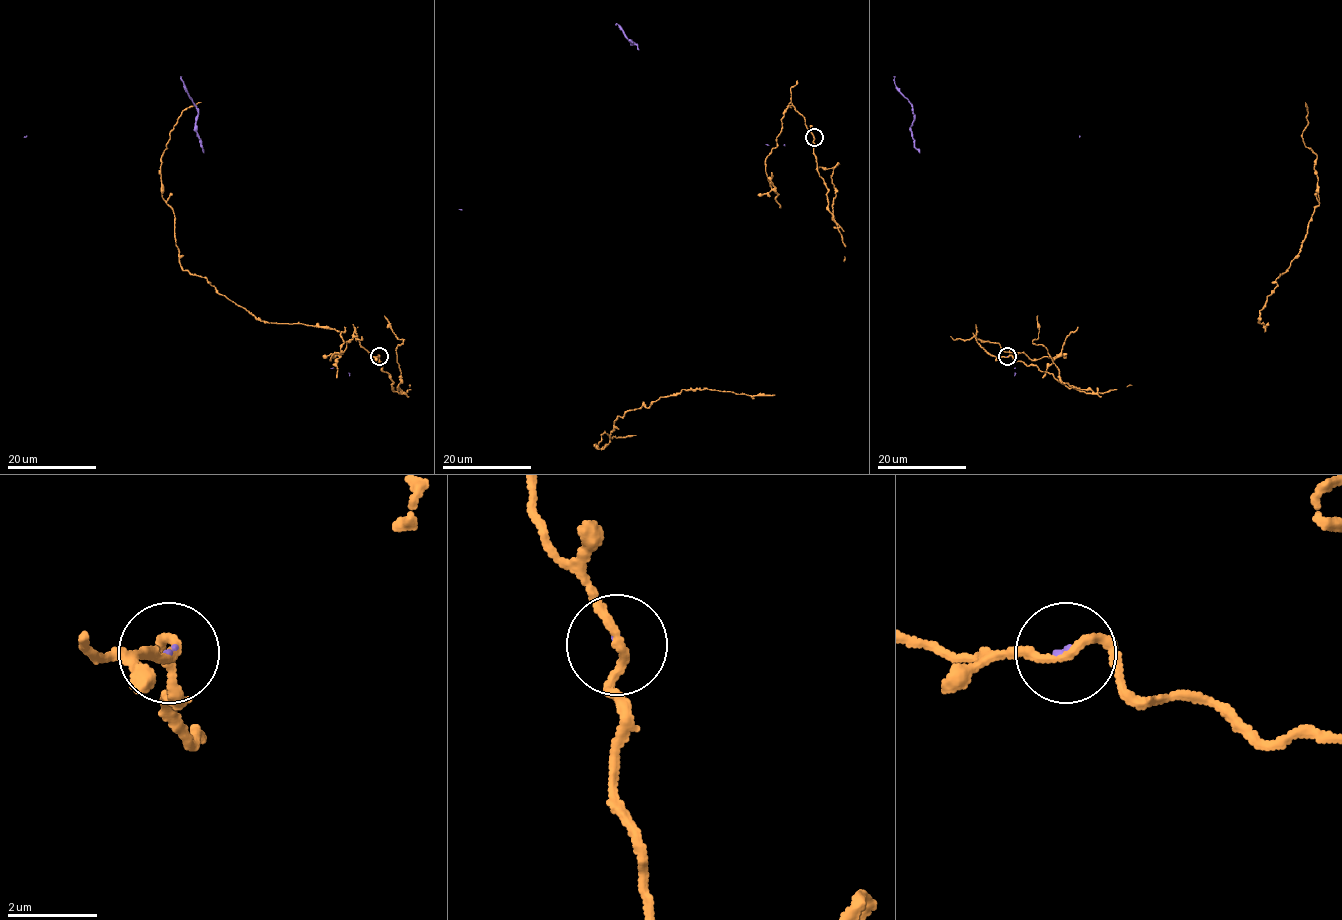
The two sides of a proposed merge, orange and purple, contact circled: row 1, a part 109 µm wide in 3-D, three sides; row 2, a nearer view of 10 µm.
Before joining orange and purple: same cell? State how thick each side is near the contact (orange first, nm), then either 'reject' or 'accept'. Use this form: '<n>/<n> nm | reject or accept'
180/70 nm | reject

